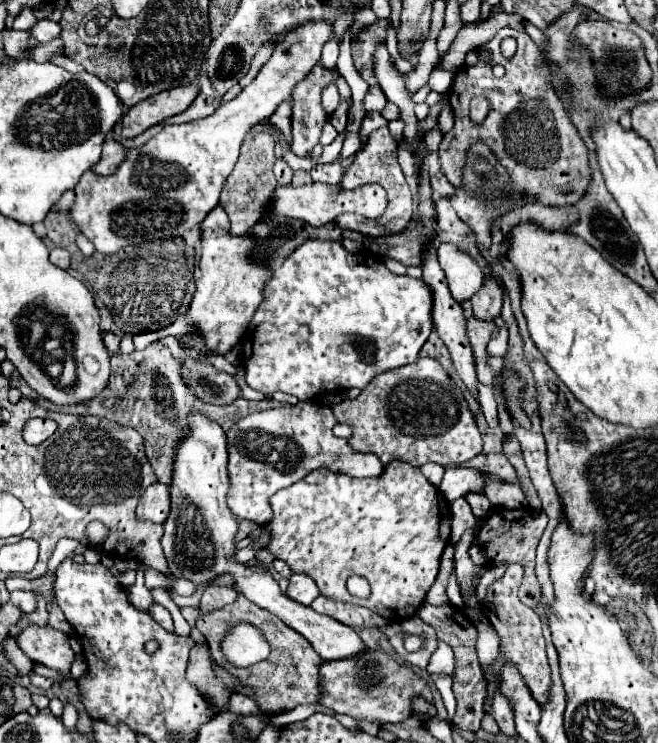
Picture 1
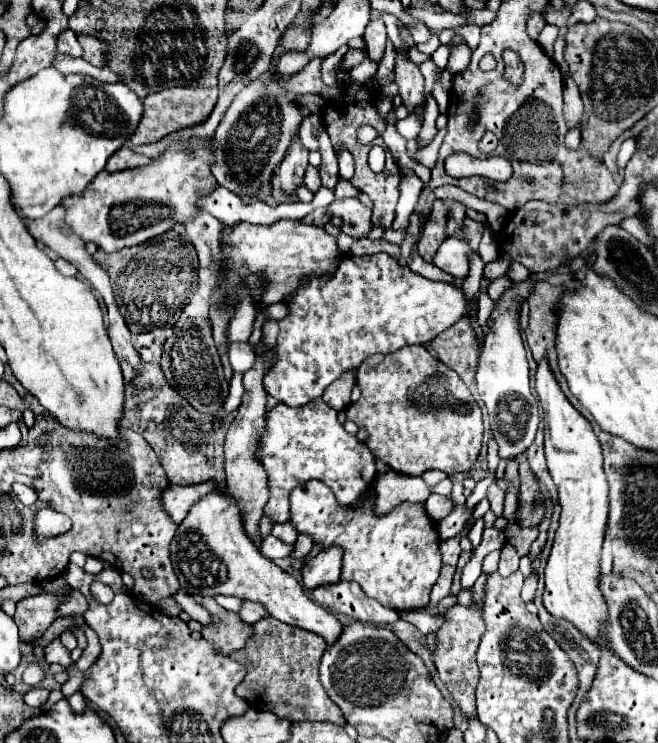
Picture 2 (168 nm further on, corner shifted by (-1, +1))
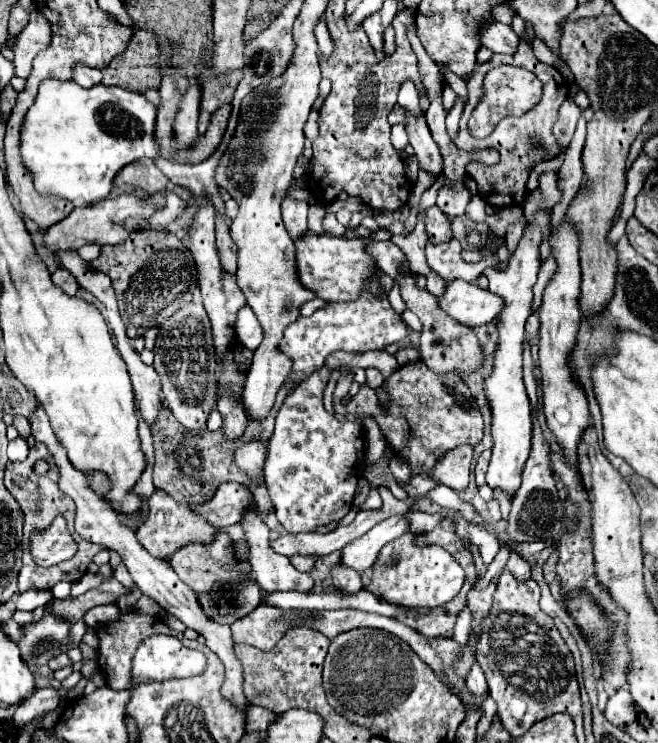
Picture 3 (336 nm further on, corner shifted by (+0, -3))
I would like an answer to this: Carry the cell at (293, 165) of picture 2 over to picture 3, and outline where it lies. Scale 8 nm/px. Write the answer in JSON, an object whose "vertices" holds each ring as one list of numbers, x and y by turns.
{"vertices":[[285,198,281,204,285,228,293,240,297,236,305,236,307,232,307,208,307,202,297,202,291,198]]}

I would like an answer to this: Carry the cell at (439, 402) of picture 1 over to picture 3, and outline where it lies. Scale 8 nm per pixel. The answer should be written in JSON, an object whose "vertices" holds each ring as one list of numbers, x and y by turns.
{"vertices":[[423,360,401,366,385,380,389,390,387,414,377,404,377,390,361,386,359,394,347,404,349,414,371,414,381,426,381,432,397,456,411,464,413,474,427,472,433,464,459,444,479,444,483,438,483,418,471,390,455,374,435,374,425,368]]}

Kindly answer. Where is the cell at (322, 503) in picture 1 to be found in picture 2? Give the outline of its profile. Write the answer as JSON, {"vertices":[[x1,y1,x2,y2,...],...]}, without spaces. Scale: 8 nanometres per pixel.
{"vertices":[[308,480,290,492,288,522,296,526,298,534,308,534,314,544,322,544,324,550,340,546,344,550,340,580,358,582,364,594,378,600,384,608,396,612,424,608,442,566,436,522,428,516,424,504,400,502,384,516,376,516,374,506,376,496,342,508,326,484]]}

